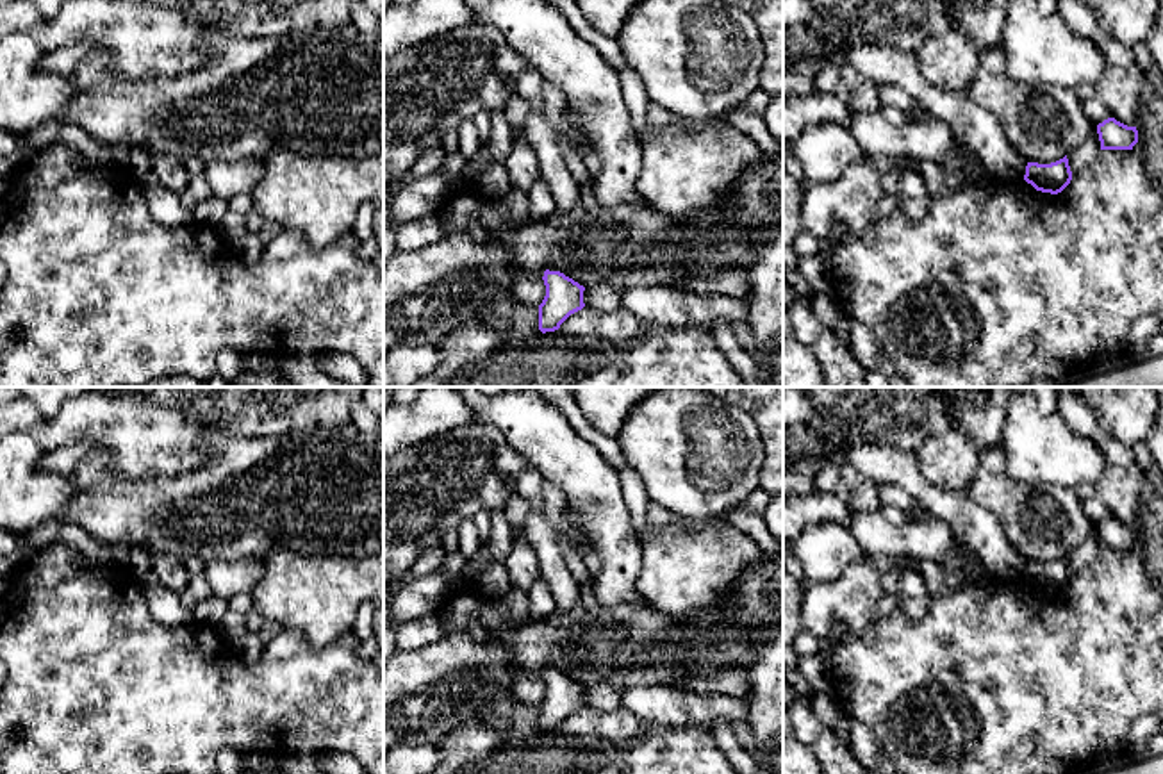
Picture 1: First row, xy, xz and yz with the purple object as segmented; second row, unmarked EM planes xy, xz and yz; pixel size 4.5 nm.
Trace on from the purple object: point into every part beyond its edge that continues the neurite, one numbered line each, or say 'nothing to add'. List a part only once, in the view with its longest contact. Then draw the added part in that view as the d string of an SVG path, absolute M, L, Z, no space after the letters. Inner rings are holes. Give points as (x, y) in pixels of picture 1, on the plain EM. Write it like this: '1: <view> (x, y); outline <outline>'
nothing to add

